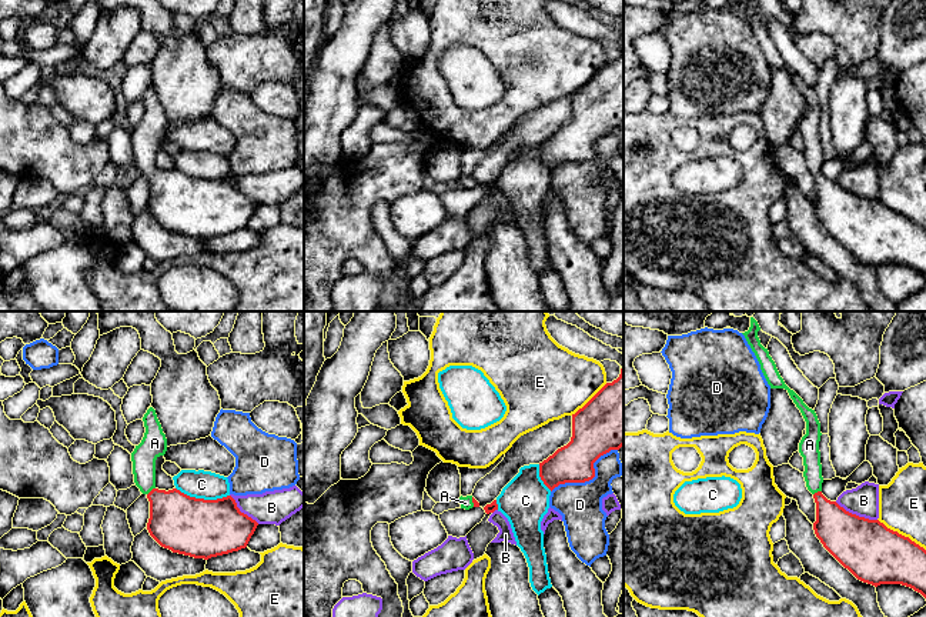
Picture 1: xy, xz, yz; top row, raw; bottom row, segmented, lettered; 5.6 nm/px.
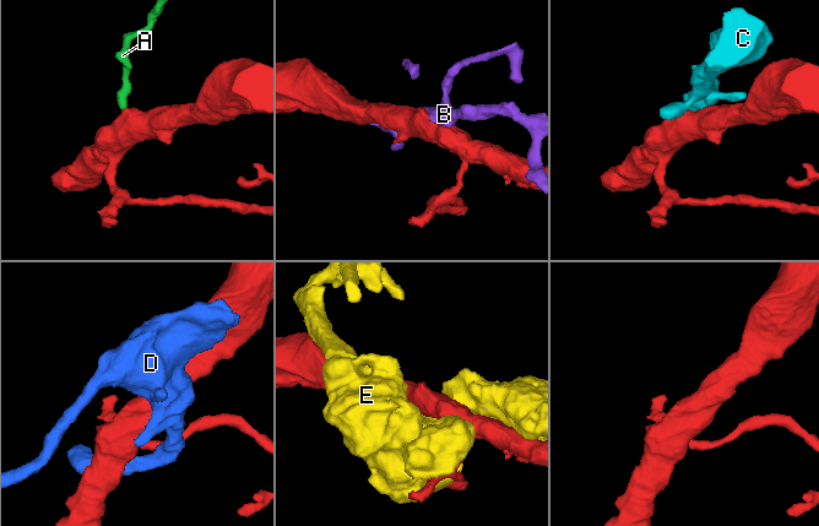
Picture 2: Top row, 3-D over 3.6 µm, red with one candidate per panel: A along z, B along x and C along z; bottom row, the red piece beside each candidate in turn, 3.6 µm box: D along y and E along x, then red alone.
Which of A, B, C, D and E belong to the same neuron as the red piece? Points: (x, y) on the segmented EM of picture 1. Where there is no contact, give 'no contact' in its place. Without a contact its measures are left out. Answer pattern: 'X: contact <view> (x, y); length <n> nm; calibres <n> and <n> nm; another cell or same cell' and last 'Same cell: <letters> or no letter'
A: contact xy (150, 492); length 60 nm; calibres 320 and 140 nm; same cell
B: contact yz (855, 514); length 260 nm; calibres 320 and 170 nm; another cell
C: contact xy (203, 499); length 300 nm; calibres 340 and 160 nm; another cell
D: contact xz (589, 479); length 440 nm; calibres 260 and 240 nm; another cell
E: contact yz (901, 534); length 320 nm; calibres 340 and 280 nm; another cell
Same cell: A

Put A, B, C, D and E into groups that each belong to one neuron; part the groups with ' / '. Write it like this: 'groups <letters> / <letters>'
groups A / B / C / D / E

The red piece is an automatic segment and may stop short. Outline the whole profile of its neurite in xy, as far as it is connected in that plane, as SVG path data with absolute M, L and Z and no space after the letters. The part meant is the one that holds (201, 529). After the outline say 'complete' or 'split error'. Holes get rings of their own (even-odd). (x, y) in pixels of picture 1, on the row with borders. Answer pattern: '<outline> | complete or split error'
M153 407L147 410L143 421L146 433L131 453L131 461L134 483L150 501L150 536L173 553L204 560L245 548L258 523L241 513L231 496L204 500L190 497L177 488L166 491L156 487L156 460L166 454L167 438Z | split error

